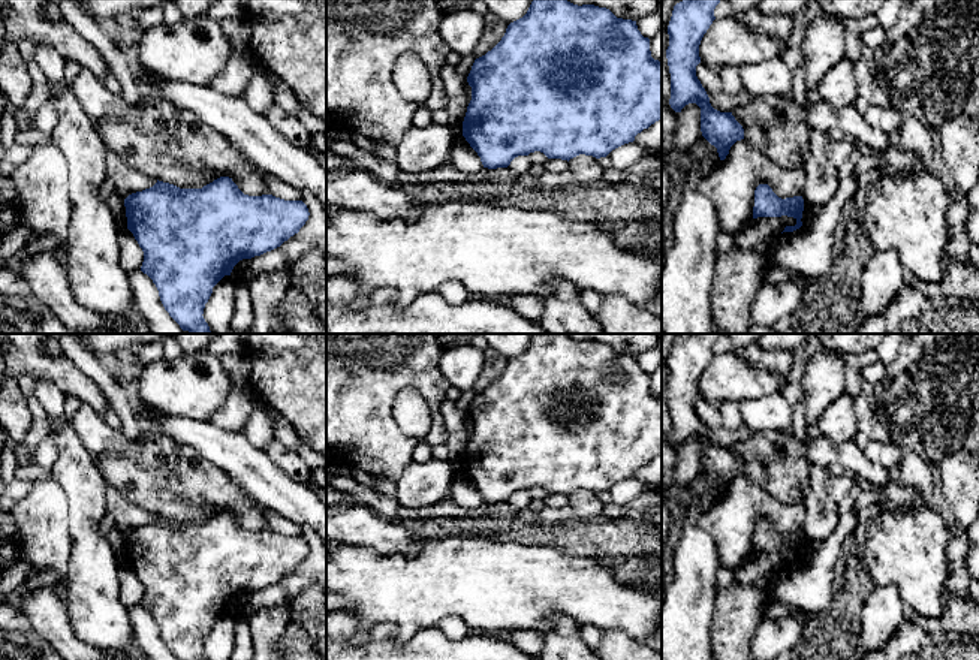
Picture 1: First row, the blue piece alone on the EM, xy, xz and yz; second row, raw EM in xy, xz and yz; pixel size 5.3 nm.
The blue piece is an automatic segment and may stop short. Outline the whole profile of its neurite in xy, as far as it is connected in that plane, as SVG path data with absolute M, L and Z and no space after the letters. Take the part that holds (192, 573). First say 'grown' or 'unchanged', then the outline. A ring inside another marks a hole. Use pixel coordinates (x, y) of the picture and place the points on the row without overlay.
unchanged; M229 512L202 524L180 524L157 515L153 522L129 530L124 542L127 564L144 587L141 606L153 615L165 645L178 660L208 660L202 650L213 623L240 596L280 582L310 551L302 536L248 531Z

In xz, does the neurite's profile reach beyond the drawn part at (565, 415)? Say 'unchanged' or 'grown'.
unchanged

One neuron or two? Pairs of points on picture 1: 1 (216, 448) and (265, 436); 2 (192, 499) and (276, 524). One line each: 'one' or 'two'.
1: two
2: two

